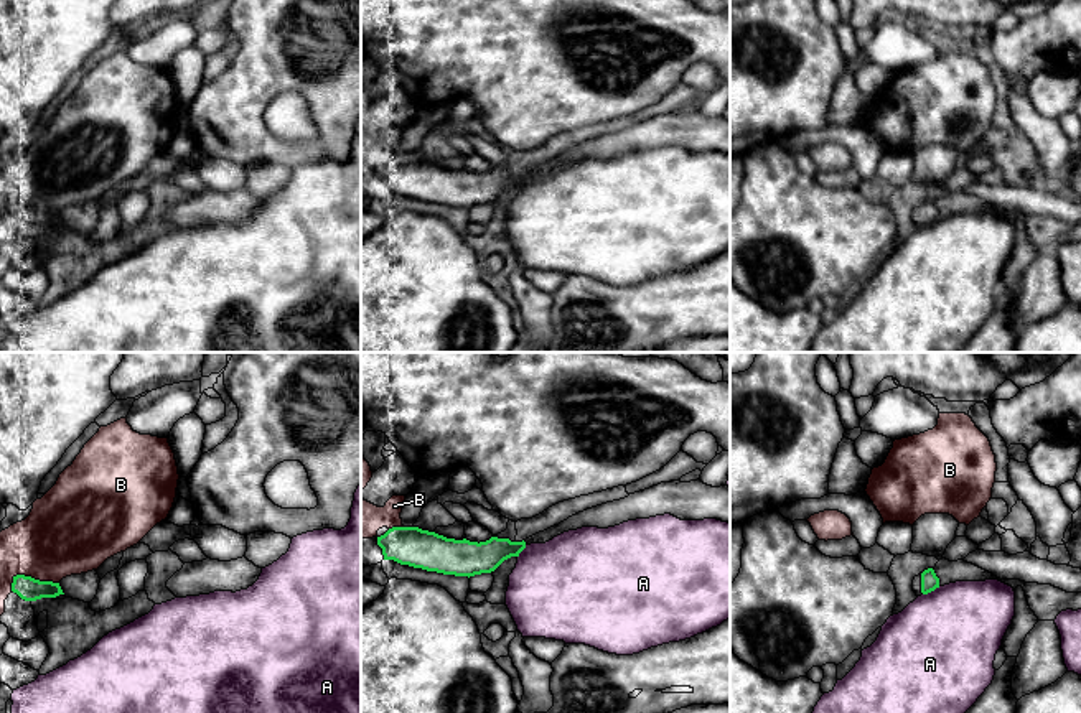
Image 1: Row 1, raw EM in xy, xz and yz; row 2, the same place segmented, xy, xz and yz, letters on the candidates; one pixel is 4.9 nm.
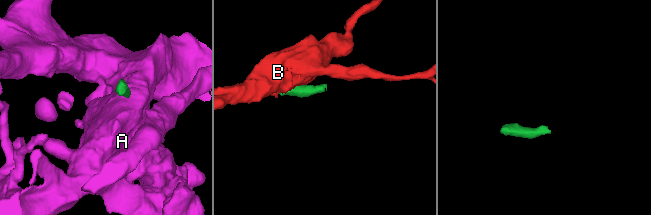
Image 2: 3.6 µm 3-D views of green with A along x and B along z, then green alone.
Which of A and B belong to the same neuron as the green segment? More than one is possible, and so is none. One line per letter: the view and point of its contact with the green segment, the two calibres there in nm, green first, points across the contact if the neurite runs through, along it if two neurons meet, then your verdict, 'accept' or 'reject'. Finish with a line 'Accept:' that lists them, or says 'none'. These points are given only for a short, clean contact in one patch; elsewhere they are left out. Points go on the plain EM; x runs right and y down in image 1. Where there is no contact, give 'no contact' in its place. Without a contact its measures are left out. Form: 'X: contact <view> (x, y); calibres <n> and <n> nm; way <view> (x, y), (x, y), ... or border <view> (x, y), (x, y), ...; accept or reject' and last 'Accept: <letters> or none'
A: contact yz (931, 221); calibres 90 and 480 nm; border yz (940, 218), (923, 226); reject
B: contact xy (30, 208); calibres 120 and 380 nm; reject
Accept: none

